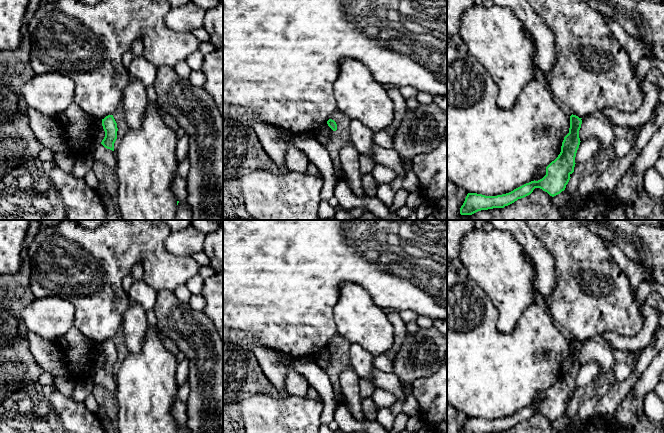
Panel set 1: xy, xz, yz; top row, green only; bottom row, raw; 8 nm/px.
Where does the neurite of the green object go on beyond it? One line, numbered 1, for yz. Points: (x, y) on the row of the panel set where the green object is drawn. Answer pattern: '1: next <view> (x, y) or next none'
1: next none

